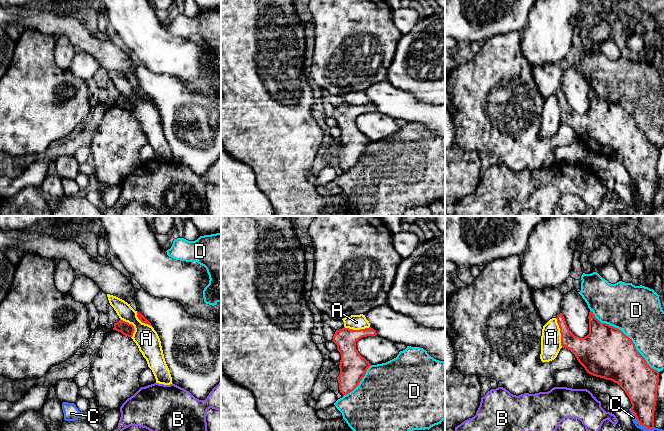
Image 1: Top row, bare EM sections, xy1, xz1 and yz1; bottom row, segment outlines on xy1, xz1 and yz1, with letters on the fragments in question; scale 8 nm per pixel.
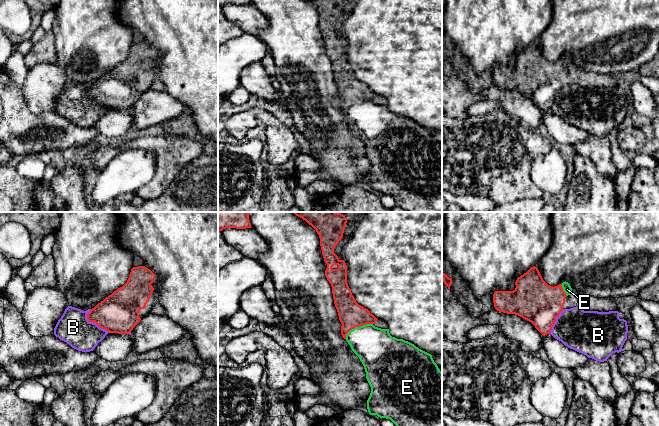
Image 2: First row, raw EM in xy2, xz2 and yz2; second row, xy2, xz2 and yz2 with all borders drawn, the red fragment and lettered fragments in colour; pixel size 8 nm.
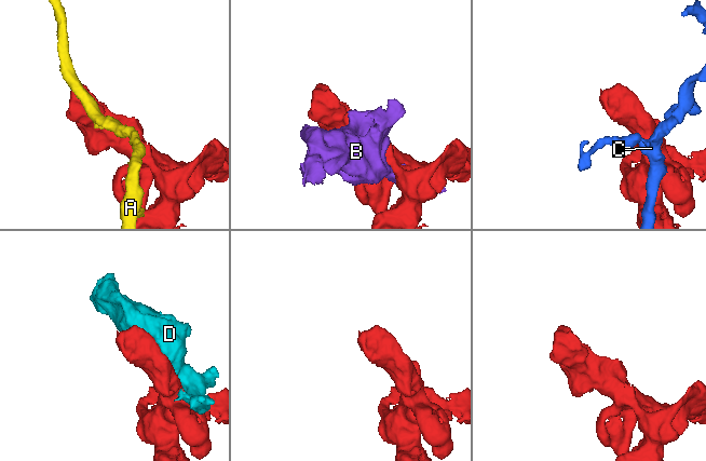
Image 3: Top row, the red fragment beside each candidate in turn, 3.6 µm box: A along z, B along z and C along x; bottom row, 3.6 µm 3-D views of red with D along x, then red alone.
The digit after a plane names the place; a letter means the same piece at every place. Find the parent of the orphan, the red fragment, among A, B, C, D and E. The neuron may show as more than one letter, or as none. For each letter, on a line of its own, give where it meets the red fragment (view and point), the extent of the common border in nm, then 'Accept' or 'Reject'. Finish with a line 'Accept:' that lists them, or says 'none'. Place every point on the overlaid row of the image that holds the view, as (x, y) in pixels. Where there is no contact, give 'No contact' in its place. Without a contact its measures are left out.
A: Touches red at yz1 (560, 332). Shared border 240 nm. Reject
B: Touches red at xy2 (94, 322). Shared border 260 nm. Reject
C: Touches red at yz1 (640, 423). Shared border 260 nm. Reject
D: Touches red at yz1 (627, 336). Shared border 750 nm. Reject
E: Touches red at xz2 (357, 326). Shared border 260 nm. Accept
Accept: E

